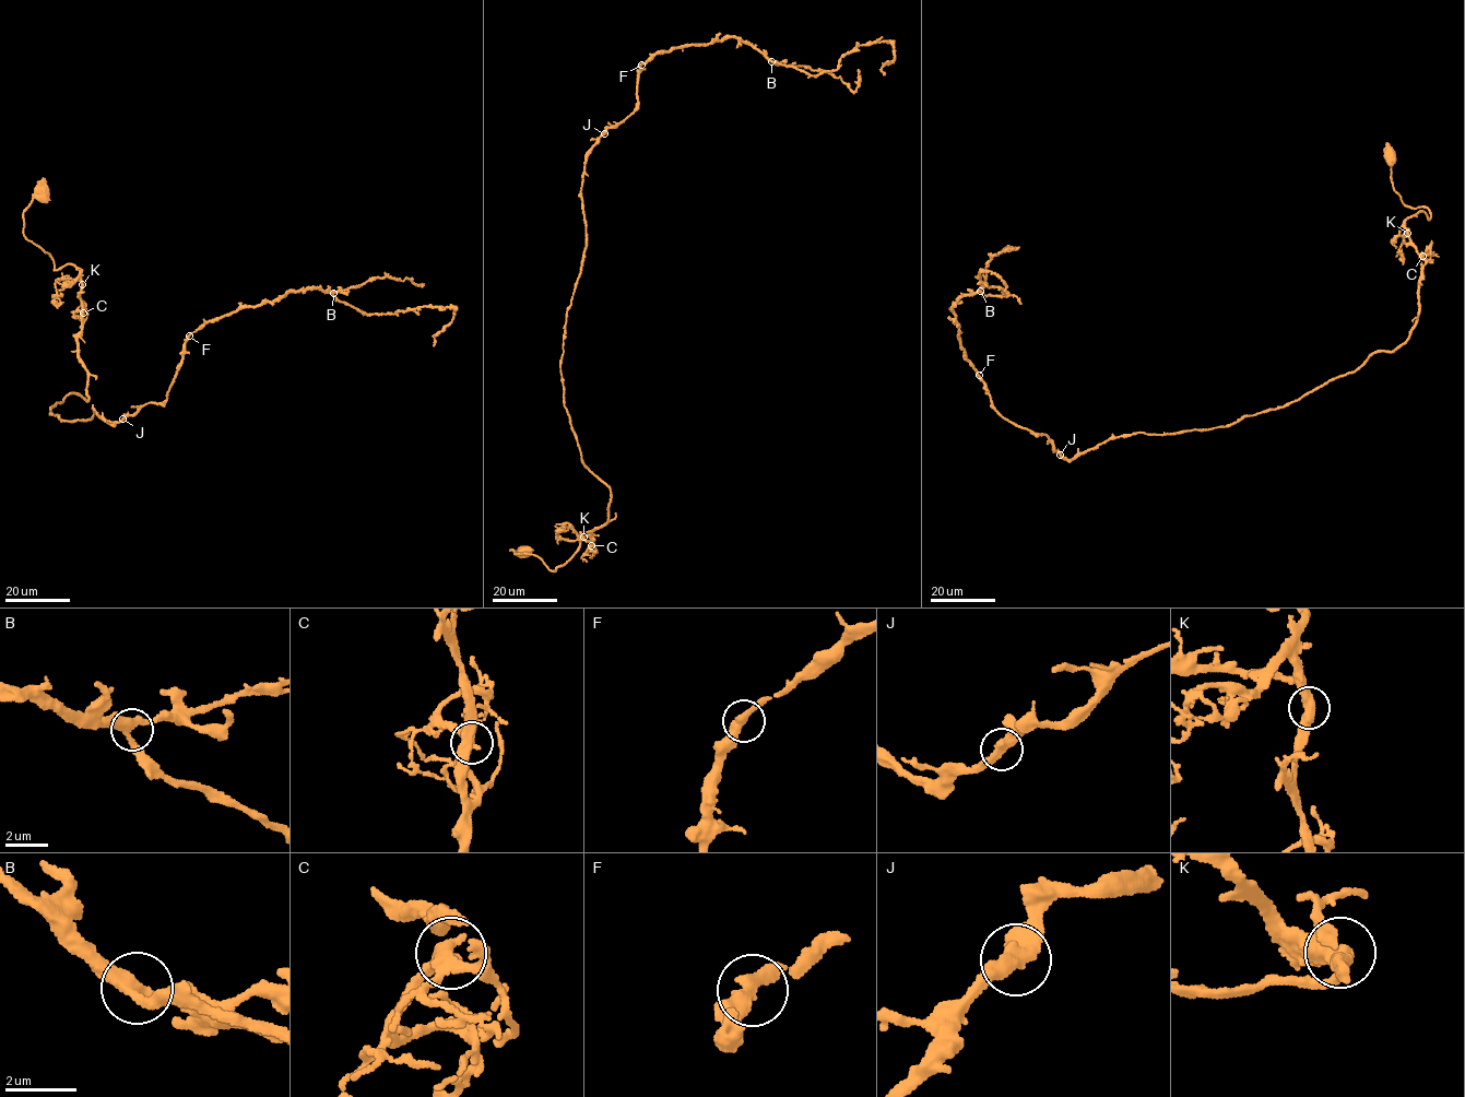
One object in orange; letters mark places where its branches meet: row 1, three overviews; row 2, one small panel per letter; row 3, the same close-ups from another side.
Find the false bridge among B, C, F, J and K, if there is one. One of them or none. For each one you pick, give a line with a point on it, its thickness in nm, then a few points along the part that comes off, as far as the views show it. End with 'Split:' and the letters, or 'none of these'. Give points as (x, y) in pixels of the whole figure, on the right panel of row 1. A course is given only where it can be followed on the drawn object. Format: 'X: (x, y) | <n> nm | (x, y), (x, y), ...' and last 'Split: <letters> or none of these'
Split: none of these

